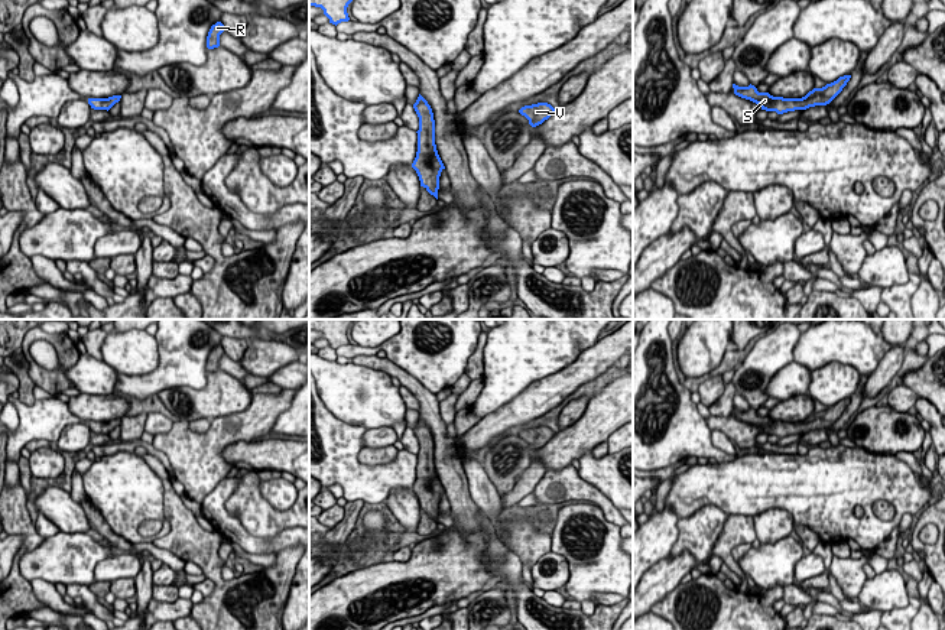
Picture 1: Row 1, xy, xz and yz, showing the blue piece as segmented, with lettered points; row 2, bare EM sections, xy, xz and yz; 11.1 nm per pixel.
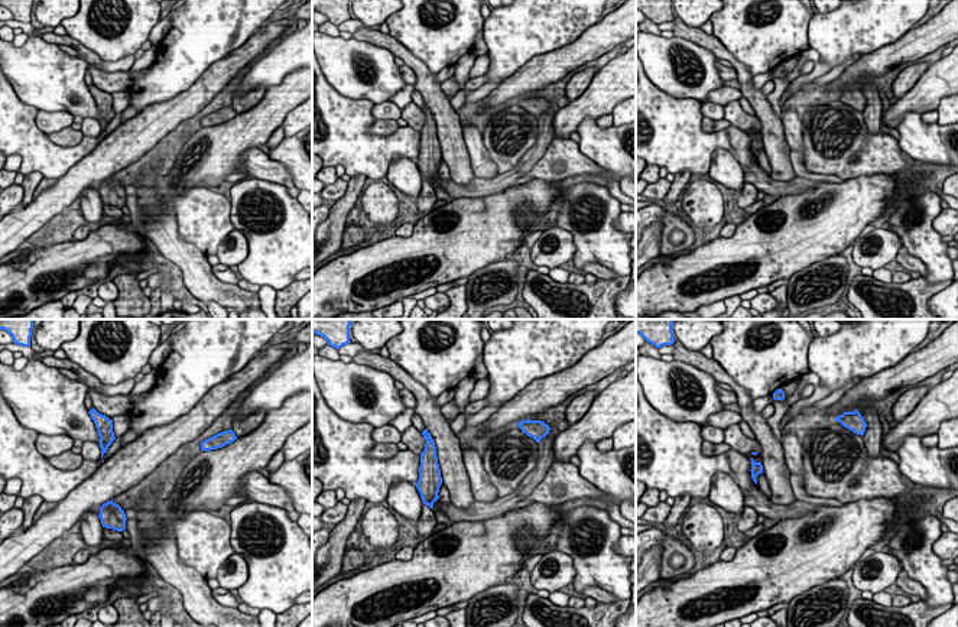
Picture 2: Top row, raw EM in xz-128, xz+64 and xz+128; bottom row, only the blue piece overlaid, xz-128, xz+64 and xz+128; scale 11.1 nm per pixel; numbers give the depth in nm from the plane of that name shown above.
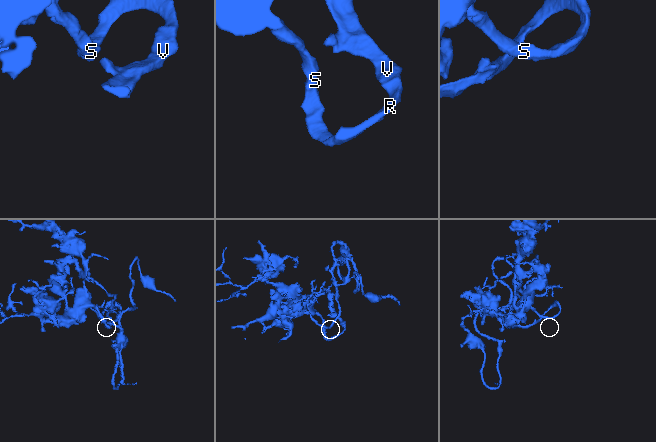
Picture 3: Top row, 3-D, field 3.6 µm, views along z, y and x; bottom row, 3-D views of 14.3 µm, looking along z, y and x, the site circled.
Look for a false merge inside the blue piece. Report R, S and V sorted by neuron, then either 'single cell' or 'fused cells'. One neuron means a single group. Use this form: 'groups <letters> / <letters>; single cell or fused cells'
groups R S V; single cell

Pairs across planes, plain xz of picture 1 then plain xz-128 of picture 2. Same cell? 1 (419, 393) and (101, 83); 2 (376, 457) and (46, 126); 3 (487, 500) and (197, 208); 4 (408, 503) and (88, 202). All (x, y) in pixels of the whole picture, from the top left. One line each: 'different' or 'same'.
1: different
2: different
3: same
4: same

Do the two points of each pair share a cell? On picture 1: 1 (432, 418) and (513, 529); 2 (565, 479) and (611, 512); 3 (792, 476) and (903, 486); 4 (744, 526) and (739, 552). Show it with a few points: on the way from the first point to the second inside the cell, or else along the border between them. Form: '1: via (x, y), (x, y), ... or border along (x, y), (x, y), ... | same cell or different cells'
1: border along (461, 458), (470, 493) | different cells
2: via (577, 489), (588, 492), (600, 500) | same cell
3: via (820, 479), (876, 479) | same cell
4: border along (750, 542), (733, 549), (736, 562) | different cells

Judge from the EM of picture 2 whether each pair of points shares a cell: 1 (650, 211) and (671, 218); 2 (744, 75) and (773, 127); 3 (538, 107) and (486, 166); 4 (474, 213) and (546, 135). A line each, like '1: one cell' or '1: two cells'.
1: one cell
2: one cell
3: two cells
4: two cells

